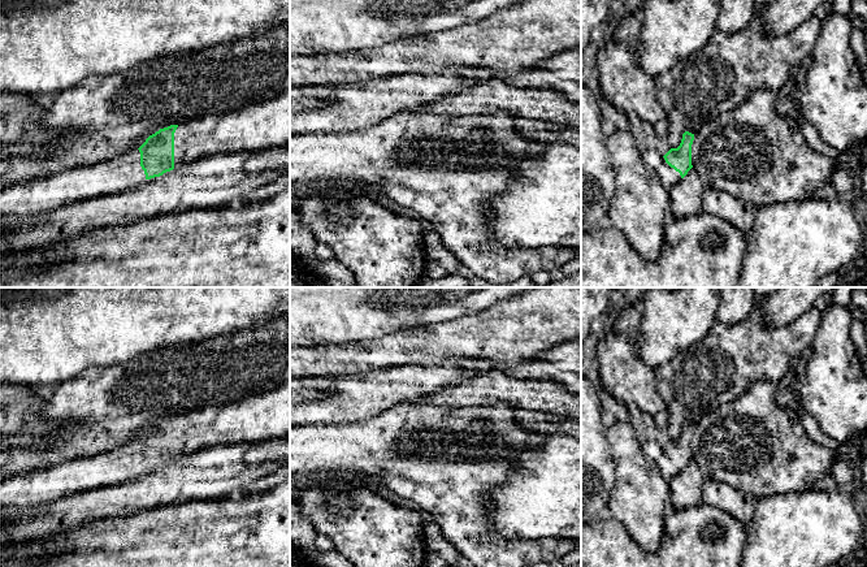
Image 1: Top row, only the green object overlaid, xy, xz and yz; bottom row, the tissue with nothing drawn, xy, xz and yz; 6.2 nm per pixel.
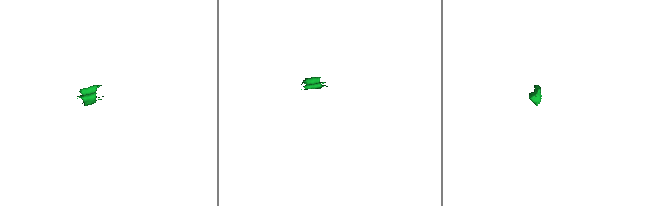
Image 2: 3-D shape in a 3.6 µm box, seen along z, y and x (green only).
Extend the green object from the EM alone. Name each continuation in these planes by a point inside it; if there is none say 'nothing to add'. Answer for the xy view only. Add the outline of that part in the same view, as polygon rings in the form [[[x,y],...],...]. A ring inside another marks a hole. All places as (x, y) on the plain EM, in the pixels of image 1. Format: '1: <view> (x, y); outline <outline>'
1: xy (256, 418); outline [[[290,380],[233,403],[211,403],[174,424],[174,460],[204,449],[290,437]]]
2: xy (44, 485); outline [[[140,443],[14,475],[0,482],[0,507],[31,507],[131,480],[146,472]]]

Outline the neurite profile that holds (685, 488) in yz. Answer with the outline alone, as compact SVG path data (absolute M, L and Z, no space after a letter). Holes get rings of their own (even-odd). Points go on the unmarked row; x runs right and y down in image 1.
M693 459L668 482L671 510L682 510L702 502L703 476Z

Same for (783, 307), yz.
M779 287L763 298L760 313L766 328L786 326L814 307L815 300L836 287Z

